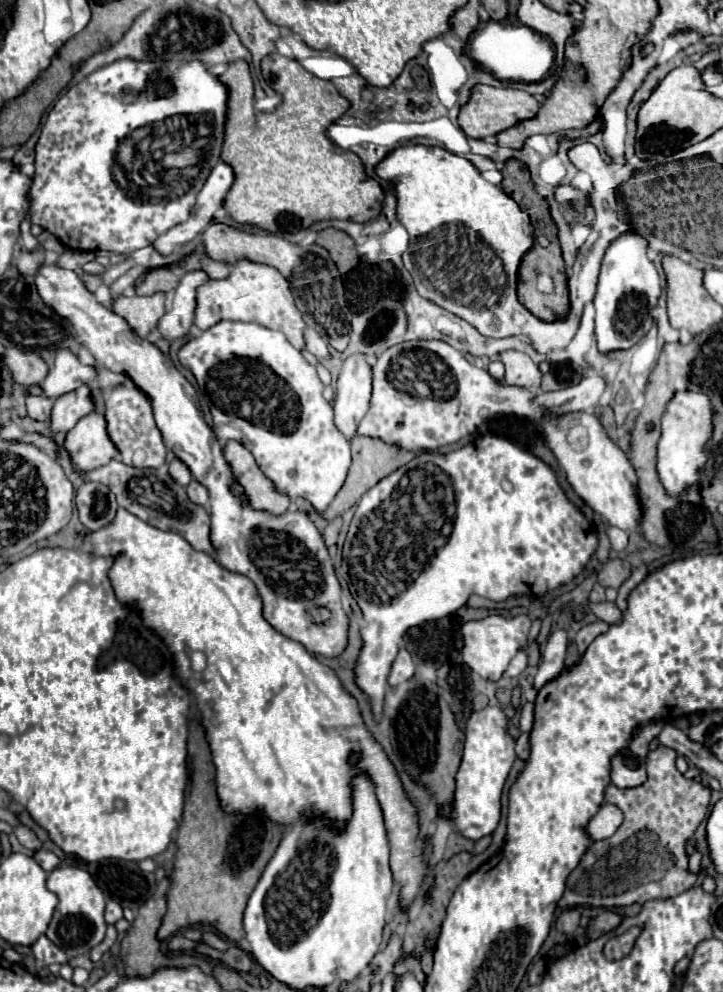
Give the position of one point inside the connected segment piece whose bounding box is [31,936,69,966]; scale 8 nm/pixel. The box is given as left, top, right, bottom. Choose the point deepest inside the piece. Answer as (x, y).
(44, 950)

